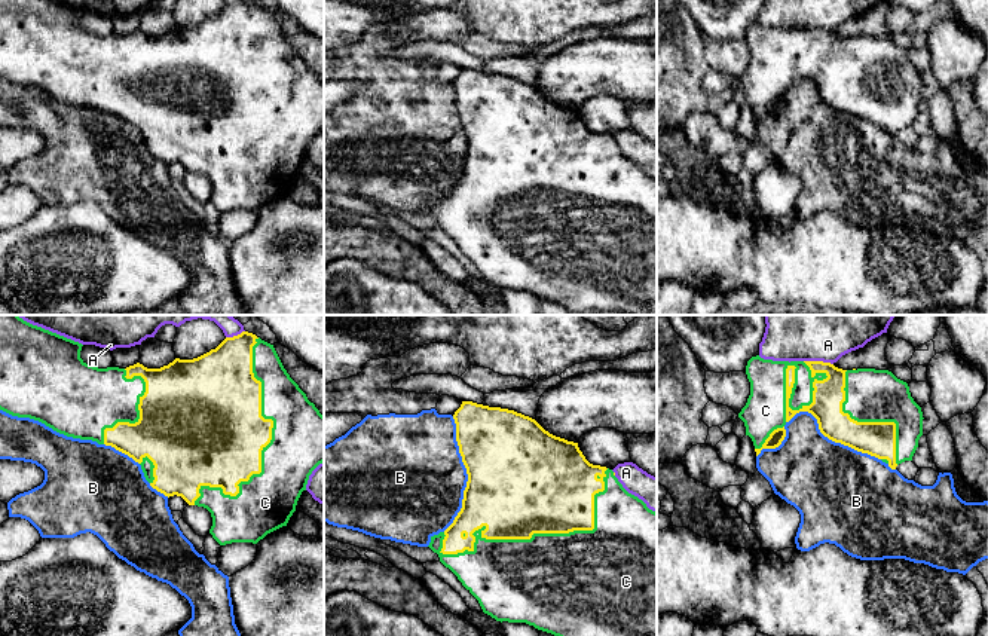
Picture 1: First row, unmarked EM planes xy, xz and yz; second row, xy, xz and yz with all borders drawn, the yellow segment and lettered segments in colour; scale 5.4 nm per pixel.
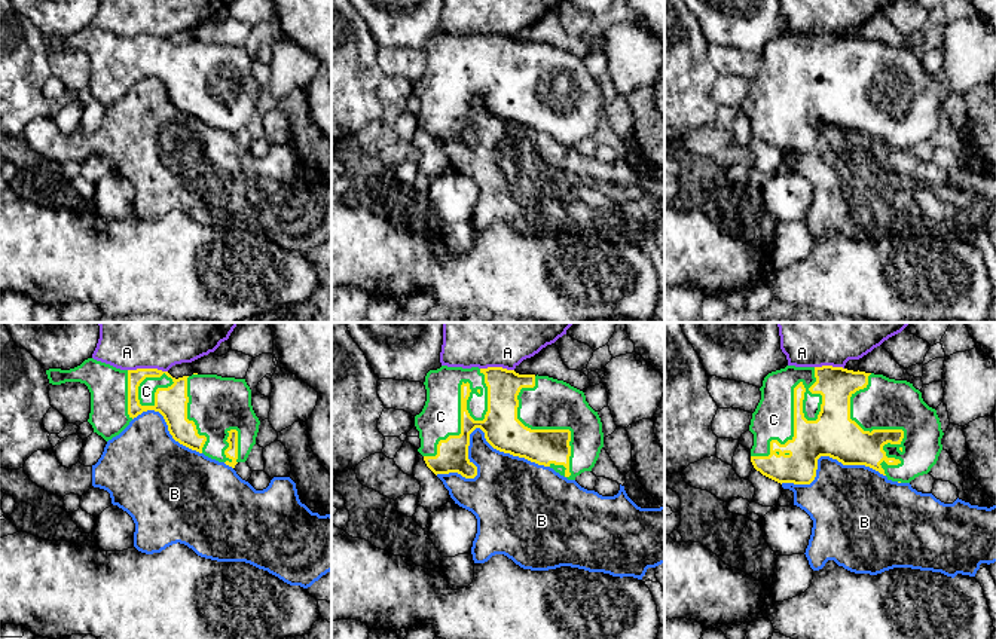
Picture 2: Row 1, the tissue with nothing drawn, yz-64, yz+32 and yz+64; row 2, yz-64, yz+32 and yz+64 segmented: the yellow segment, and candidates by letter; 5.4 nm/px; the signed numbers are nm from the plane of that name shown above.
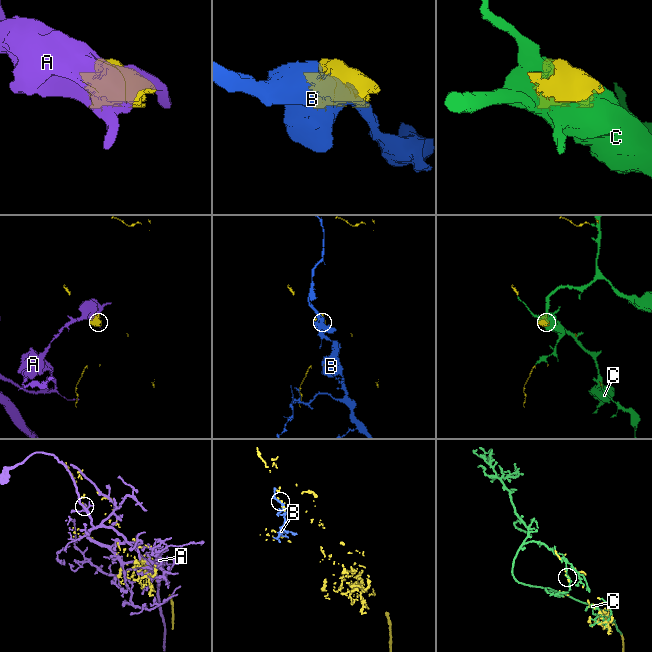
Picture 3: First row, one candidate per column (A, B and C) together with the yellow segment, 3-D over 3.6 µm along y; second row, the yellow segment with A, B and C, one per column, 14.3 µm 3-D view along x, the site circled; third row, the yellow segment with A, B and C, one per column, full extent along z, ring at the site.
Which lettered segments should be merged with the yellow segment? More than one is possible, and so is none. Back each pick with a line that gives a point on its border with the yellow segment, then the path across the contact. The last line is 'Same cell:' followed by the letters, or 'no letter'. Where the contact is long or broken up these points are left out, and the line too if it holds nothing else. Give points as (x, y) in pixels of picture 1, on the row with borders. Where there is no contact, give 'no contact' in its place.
C: xz (538, 532)
Same cell: C

